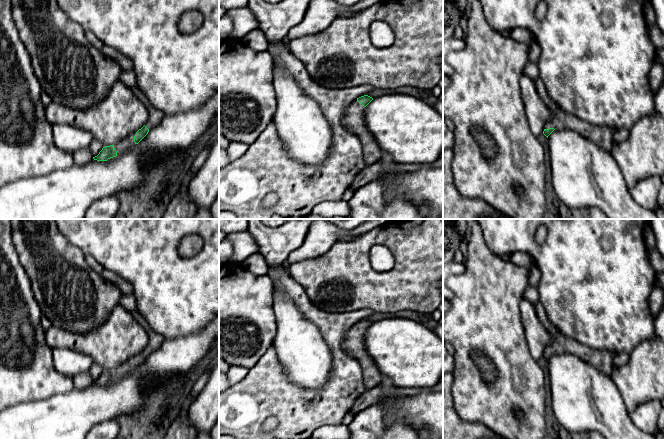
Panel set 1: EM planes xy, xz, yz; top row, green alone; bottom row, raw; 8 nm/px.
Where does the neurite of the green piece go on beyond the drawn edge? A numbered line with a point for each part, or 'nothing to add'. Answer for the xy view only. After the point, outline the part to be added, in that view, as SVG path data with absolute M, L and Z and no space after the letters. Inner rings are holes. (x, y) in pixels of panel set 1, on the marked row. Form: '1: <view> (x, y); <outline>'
1: xy (128, 143); M137 131L128 135L125 139L120 141L118 144L113 145L117 151L117 156L121 156L135 146L134 136Z

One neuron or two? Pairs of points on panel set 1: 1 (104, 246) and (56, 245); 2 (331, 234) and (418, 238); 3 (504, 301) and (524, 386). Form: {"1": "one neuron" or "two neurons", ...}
{"1": "two neurons", "2": "two neurons", "3": "one neuron"}

